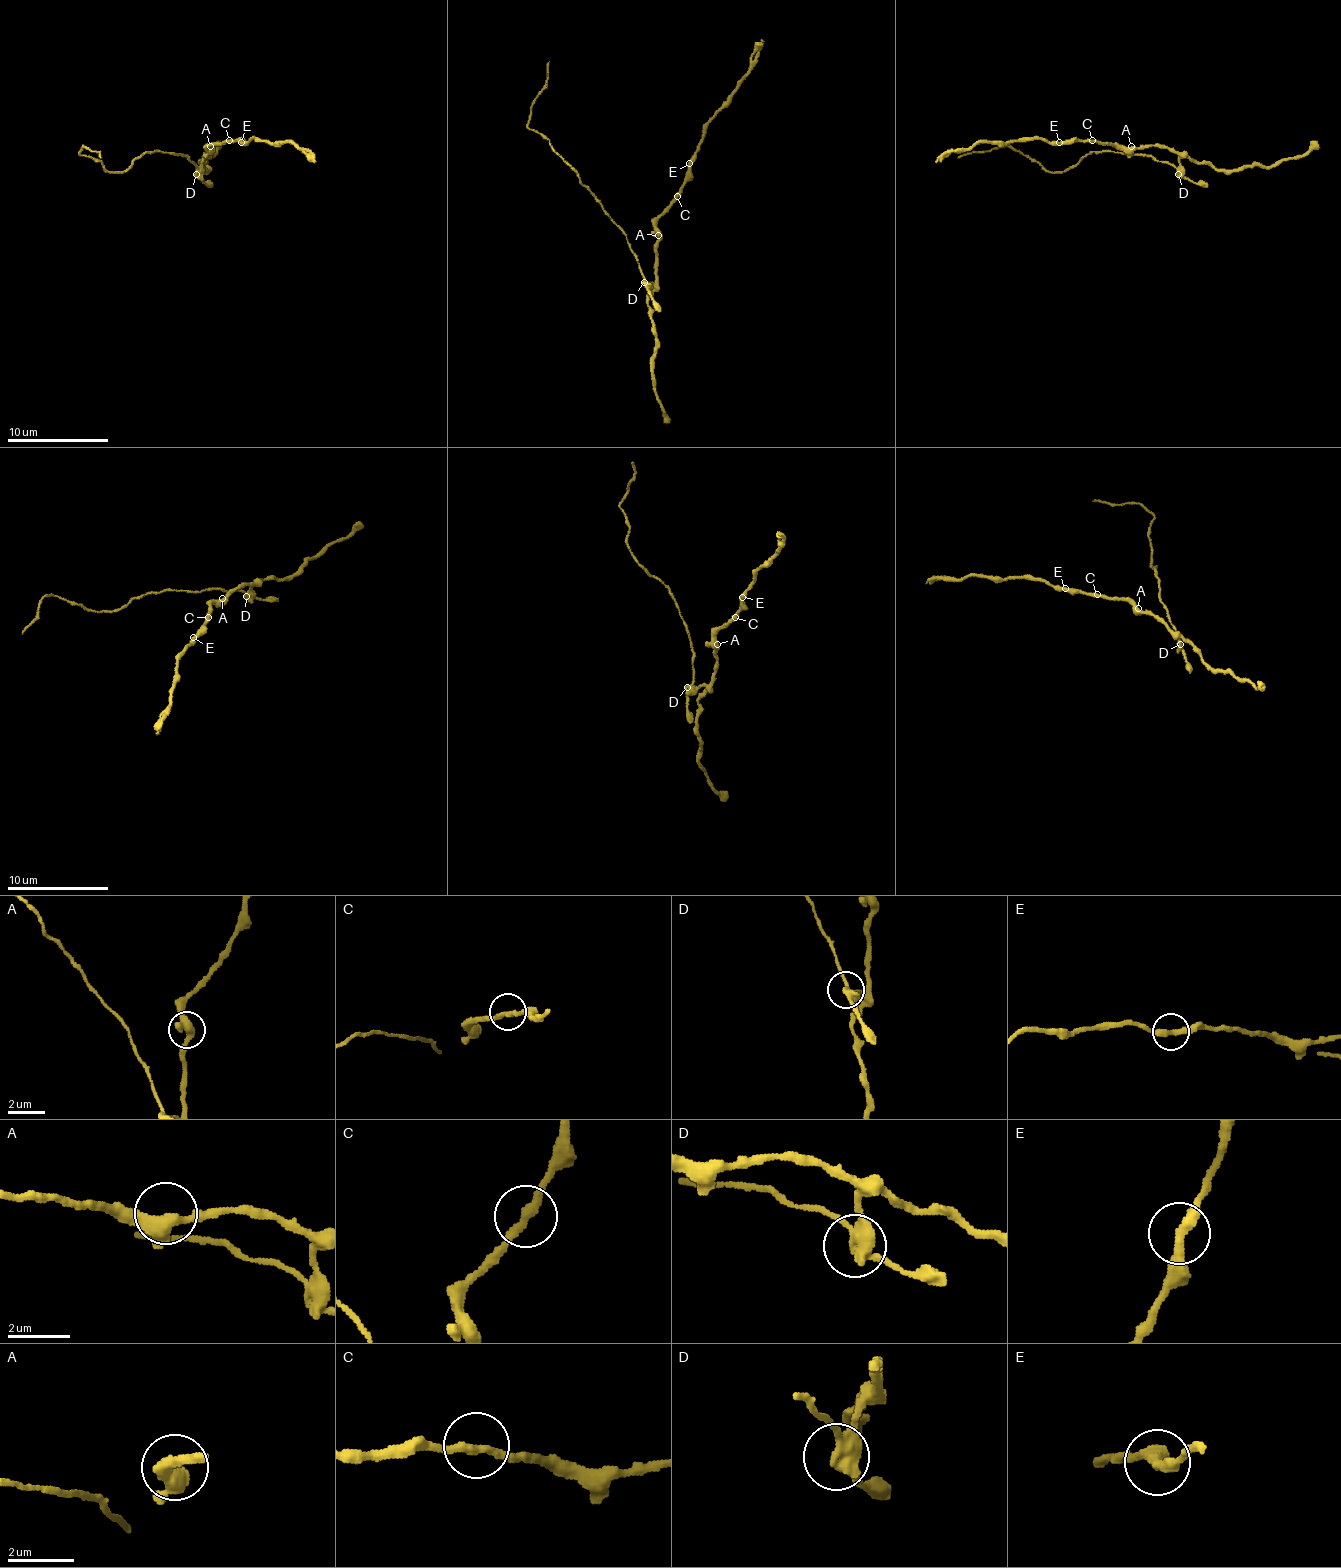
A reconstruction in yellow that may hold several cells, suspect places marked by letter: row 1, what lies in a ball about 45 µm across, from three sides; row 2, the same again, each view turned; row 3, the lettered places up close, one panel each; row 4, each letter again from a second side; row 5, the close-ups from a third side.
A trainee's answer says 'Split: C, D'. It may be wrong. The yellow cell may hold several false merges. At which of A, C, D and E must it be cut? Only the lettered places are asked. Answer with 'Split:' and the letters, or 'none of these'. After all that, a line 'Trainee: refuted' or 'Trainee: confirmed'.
Split: D
Trainee: refuted

